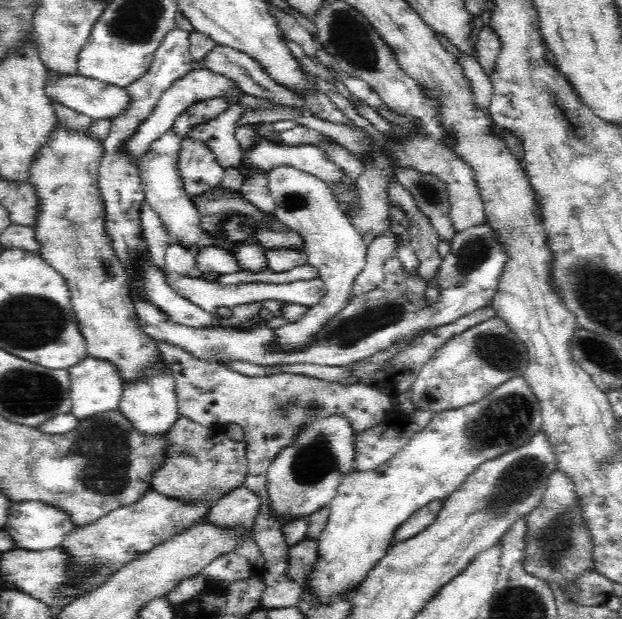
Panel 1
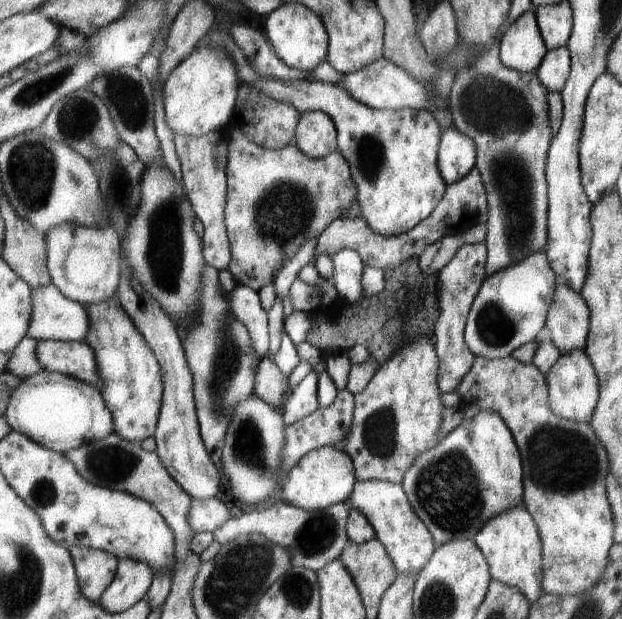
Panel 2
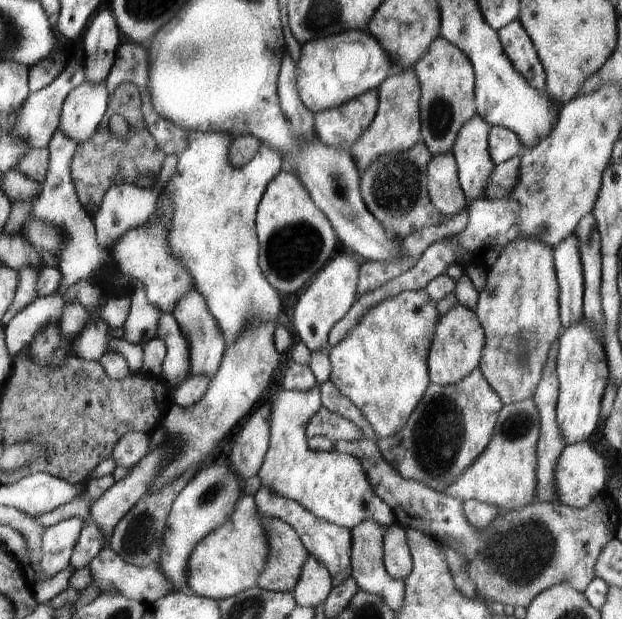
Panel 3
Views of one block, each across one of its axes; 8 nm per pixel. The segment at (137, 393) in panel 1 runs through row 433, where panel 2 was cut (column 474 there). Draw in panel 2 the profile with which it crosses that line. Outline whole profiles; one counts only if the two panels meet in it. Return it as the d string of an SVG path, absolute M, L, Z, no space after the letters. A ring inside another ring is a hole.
M457 127L444 129L439 146L439 172L448 185L463 180L477 167L477 144Z

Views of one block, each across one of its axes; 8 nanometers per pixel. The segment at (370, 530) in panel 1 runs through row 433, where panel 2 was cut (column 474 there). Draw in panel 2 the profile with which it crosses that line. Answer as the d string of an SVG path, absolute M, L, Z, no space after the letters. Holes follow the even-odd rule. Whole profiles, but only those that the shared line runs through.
M483 410L473 420L465 418L435 448L423 452L402 485L438 547L456 539L473 539L491 518L524 504L523 478L524 459L508 423L501 414Z

